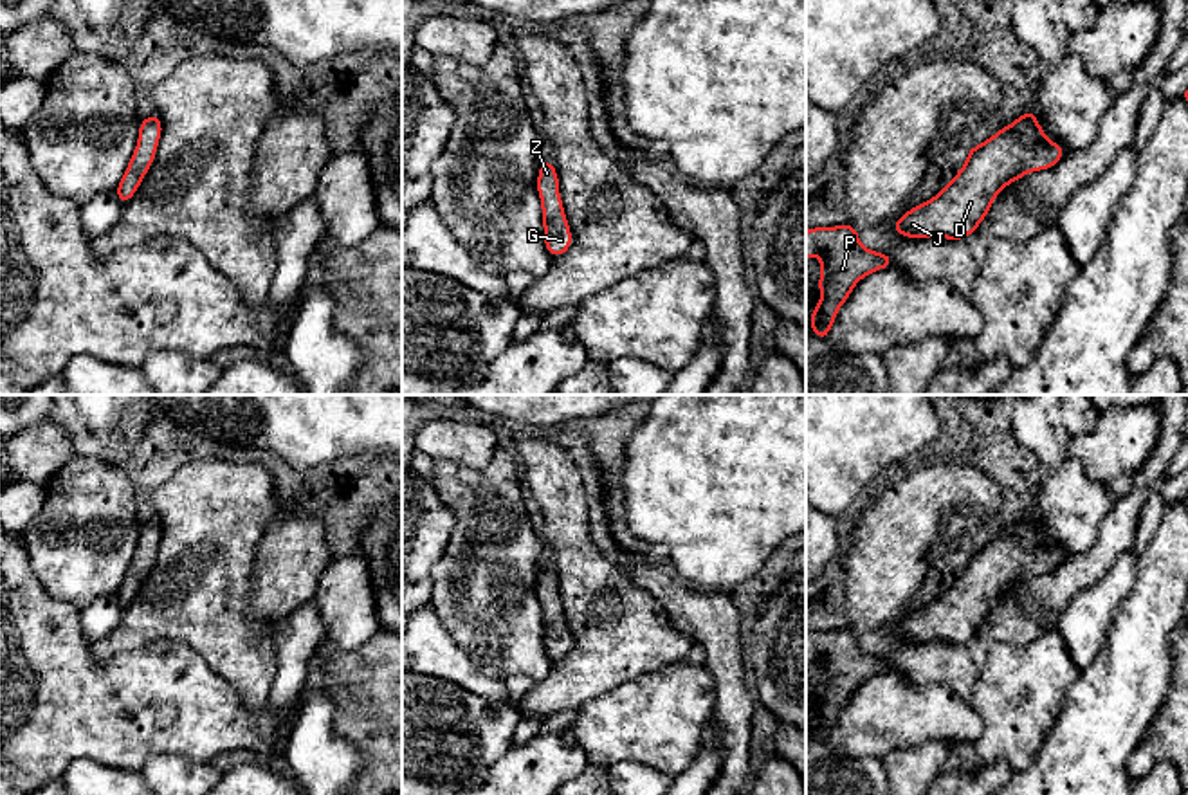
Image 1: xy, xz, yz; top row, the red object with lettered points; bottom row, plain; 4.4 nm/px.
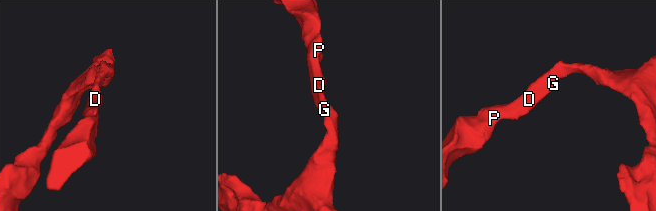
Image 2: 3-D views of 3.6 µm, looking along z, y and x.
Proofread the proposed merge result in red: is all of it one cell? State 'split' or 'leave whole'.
leave whole

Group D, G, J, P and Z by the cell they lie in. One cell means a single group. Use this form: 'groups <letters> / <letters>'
groups D G J P Z

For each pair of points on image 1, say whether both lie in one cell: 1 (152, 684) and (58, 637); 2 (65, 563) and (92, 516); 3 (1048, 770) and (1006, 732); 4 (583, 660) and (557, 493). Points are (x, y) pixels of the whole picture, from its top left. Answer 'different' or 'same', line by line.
1: same
2: same
3: different
4: same

